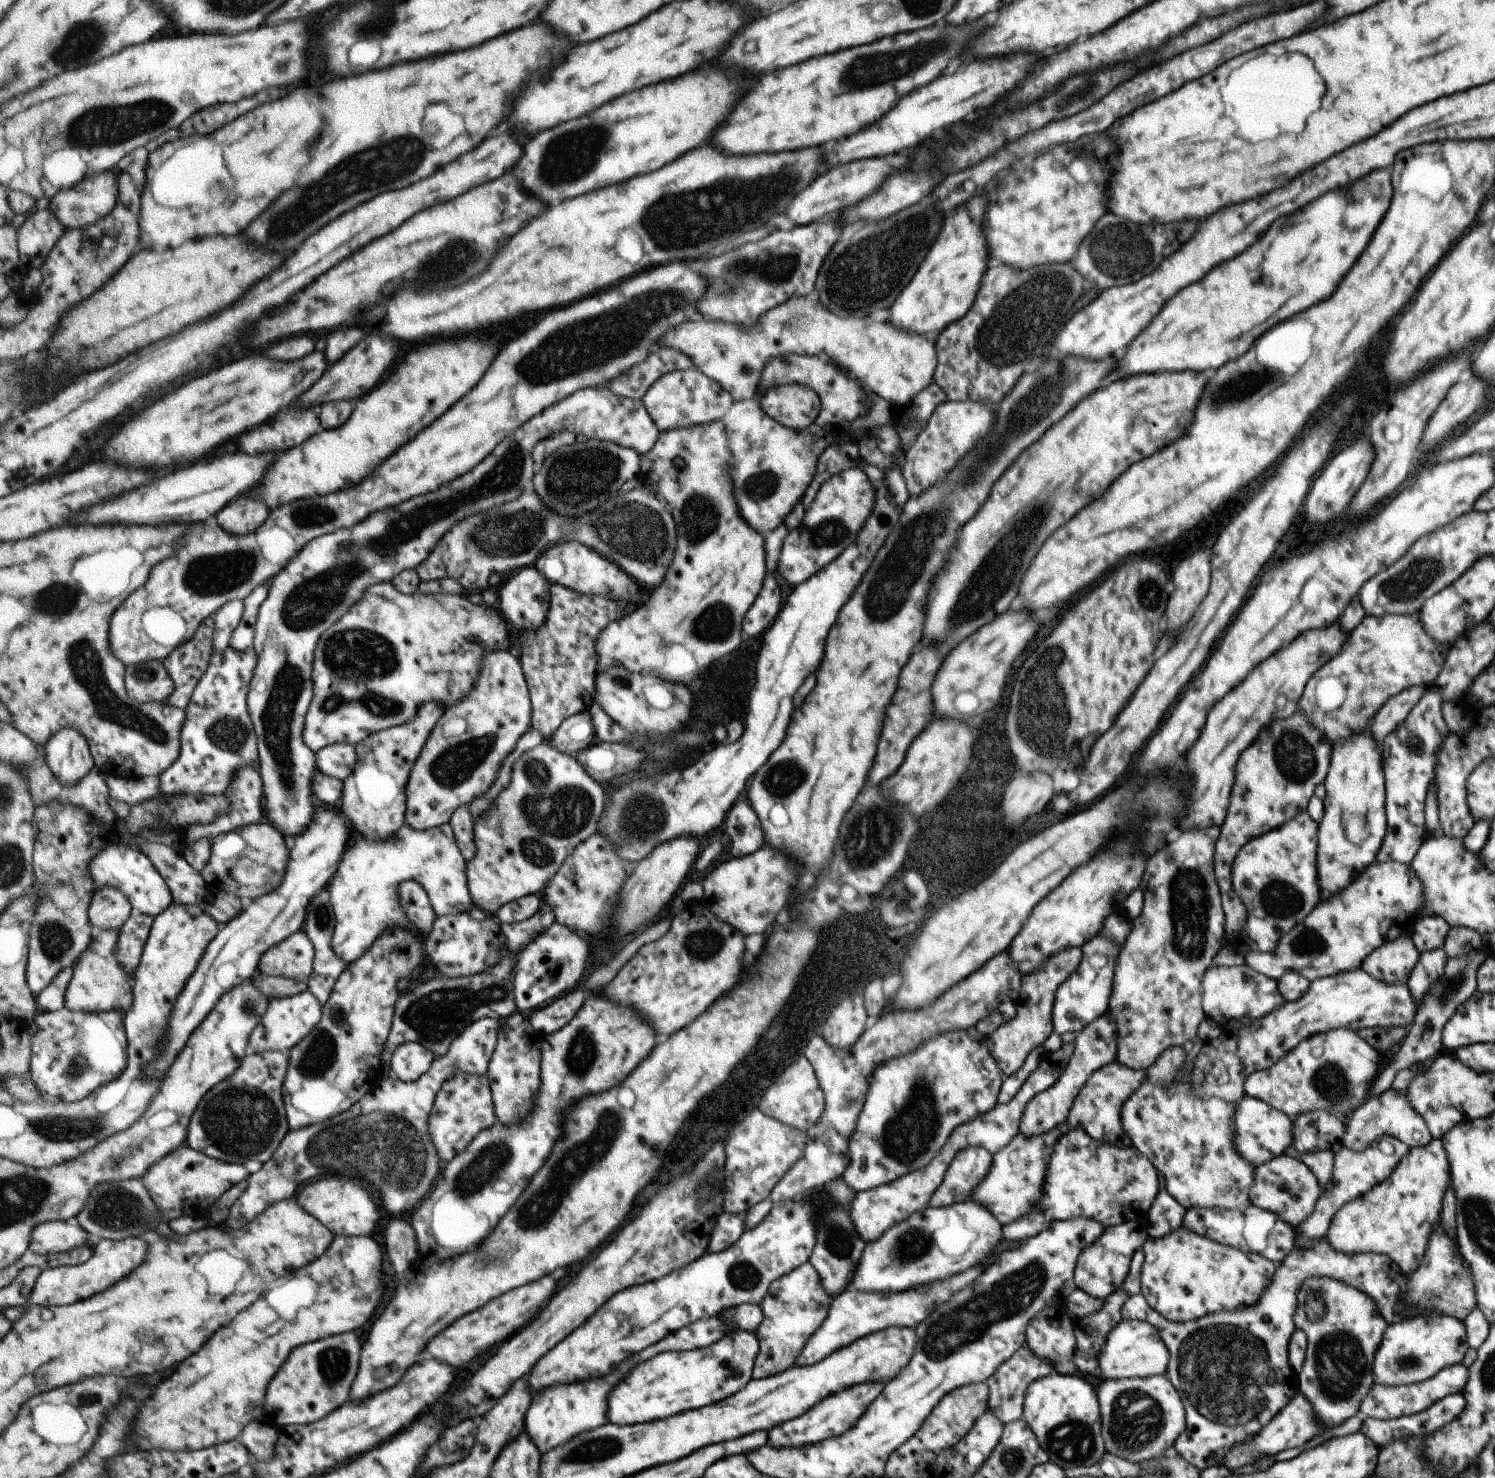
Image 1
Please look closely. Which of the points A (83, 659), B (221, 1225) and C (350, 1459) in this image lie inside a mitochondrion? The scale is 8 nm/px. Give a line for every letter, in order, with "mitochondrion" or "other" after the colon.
A: mitochondrion
B: other
C: other

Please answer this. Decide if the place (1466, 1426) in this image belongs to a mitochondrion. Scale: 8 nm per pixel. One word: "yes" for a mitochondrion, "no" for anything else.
no

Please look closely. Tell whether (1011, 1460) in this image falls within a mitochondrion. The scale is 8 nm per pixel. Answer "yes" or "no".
yes

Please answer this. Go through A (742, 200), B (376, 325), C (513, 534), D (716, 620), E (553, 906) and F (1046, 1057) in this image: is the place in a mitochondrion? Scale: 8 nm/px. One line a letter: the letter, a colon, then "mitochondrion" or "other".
A: mitochondrion
B: other
C: mitochondrion
D: mitochondrion
E: other
F: other

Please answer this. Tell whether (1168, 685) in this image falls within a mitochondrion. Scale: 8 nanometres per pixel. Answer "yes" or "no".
no

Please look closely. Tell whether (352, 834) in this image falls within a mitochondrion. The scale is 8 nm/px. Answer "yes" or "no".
no

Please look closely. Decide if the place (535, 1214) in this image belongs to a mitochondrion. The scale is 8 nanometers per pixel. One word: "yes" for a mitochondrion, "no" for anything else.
yes

